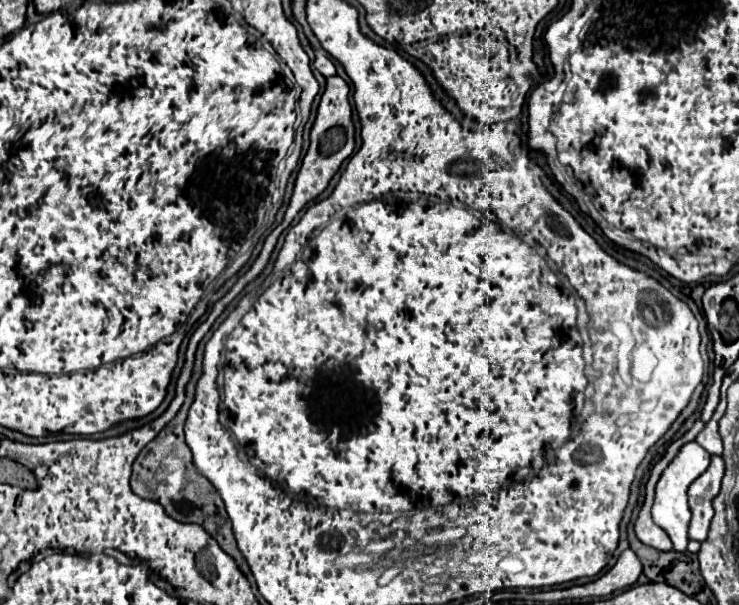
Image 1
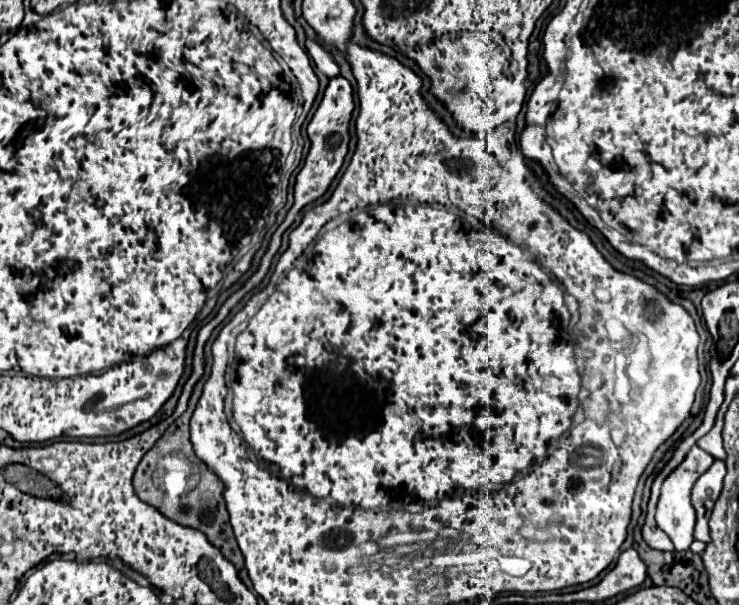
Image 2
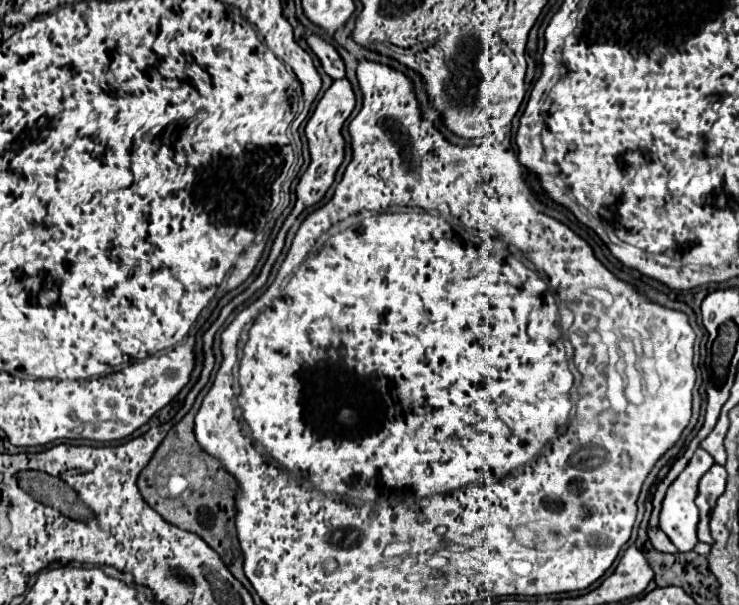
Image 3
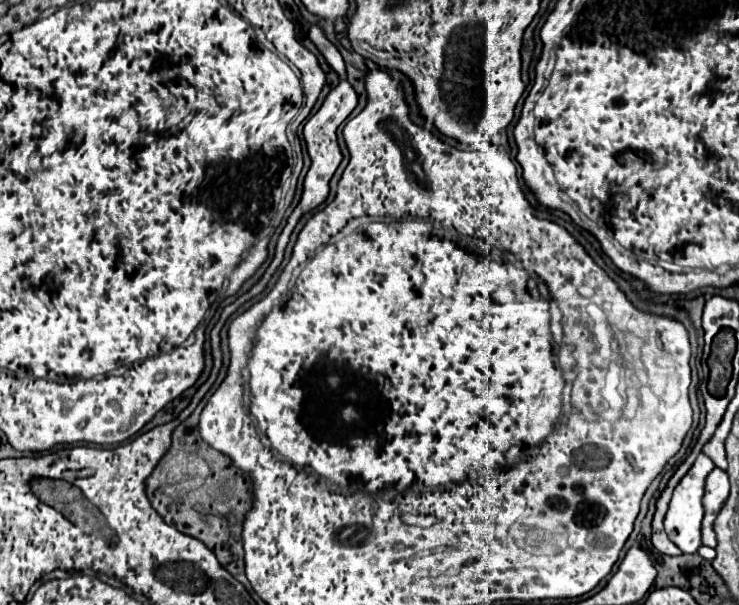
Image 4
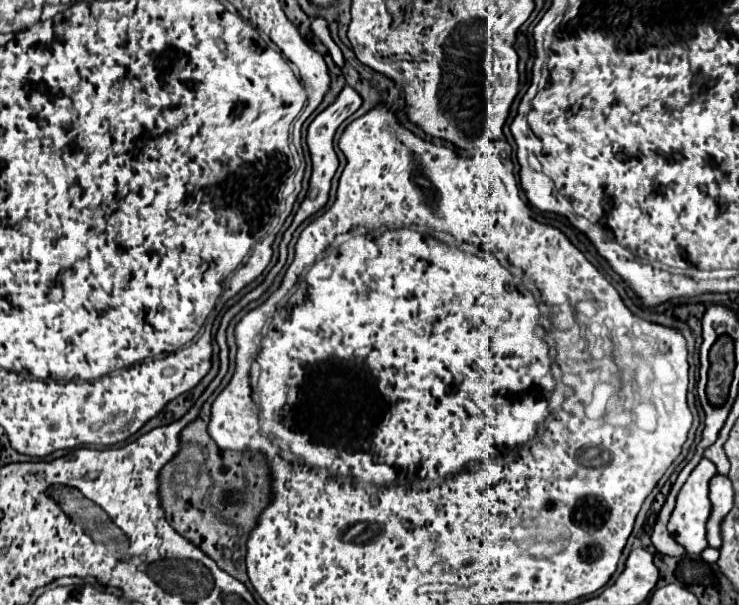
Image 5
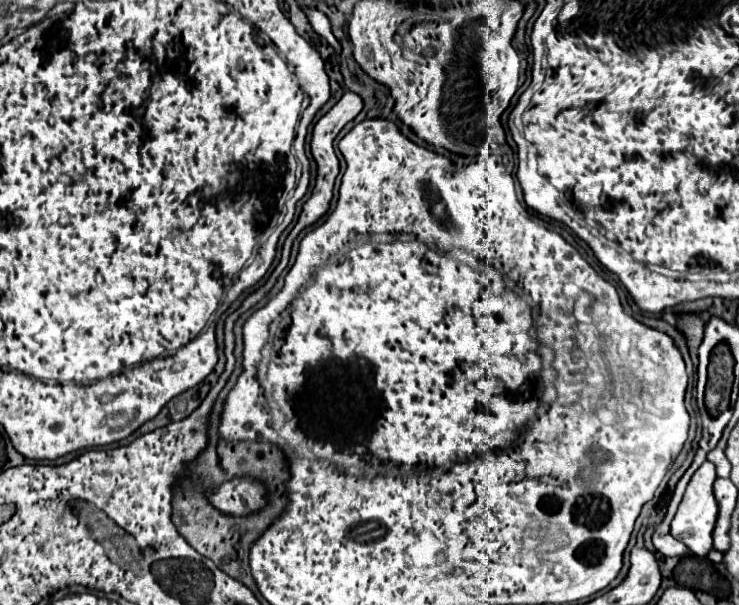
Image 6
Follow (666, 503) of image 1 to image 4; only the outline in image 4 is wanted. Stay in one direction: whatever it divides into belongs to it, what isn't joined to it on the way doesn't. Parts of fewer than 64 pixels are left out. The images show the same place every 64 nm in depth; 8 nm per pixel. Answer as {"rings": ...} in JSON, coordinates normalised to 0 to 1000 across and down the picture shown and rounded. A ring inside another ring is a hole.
{"rings":[[[947,750],[939,764],[939,770],[934,774],[934,780],[923,790],[923,797],[915,803],[912,810],[912,820],[907,826],[907,840],[904,840],[904,850],[901,850],[901,860],[899,860],[899,869],[901,869],[901,883],[904,889],[928,916],[936,916],[942,912],[947,902],[950,902],[950,856],[953,856],[953,836],[950,836],[950,820],[953,820],[953,797],[955,797],[955,787],[958,780],[963,780],[969,770],[966,764],[955,754],[955,750]]]}

